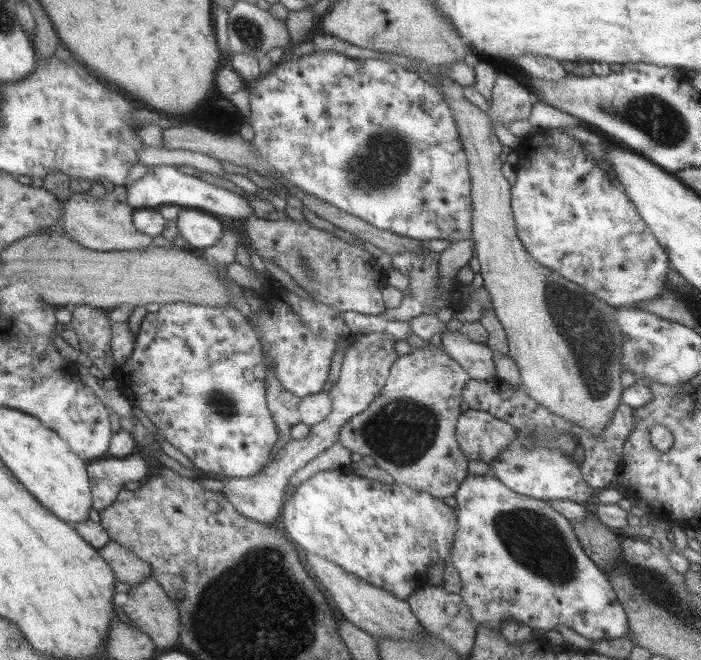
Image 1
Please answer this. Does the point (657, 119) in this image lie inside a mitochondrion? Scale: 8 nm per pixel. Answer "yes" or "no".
yes

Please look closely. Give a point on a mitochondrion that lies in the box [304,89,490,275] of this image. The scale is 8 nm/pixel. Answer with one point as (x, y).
(364, 174)

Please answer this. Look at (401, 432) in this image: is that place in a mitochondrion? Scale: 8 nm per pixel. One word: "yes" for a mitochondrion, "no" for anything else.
yes

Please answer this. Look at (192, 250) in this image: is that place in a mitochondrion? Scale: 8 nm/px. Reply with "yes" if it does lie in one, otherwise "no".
no

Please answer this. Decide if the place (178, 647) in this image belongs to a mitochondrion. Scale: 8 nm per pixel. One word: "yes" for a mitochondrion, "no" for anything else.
no

